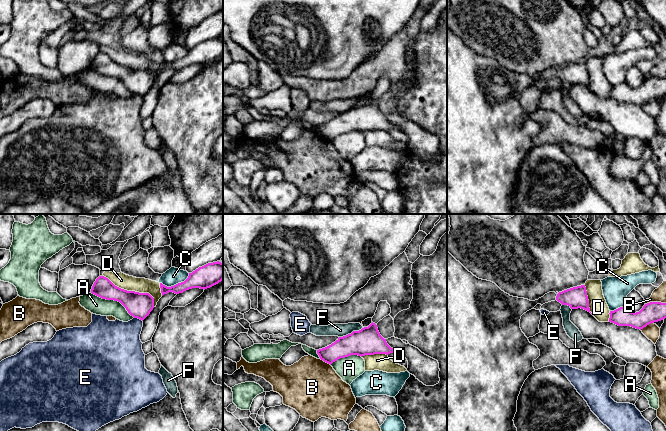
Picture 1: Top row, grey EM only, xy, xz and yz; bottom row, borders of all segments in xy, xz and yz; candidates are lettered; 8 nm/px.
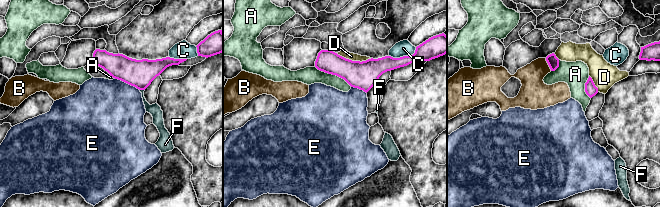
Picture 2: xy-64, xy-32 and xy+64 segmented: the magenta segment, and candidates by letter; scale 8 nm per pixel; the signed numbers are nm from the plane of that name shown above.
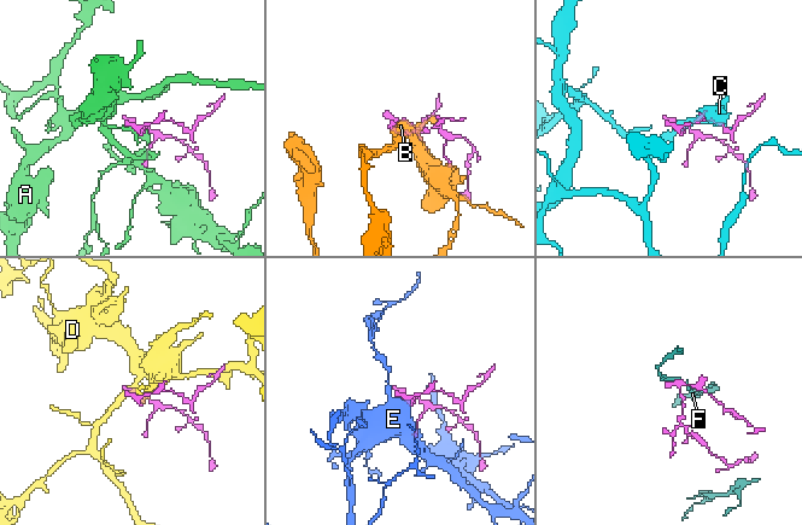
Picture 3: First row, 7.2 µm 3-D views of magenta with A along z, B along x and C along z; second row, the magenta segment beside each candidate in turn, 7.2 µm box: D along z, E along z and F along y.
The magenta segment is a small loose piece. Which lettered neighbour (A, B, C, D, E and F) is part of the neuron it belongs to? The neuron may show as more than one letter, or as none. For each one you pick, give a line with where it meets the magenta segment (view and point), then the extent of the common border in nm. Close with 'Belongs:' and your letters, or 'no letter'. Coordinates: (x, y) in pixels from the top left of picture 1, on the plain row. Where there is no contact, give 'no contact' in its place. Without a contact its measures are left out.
Belongs: no letter

